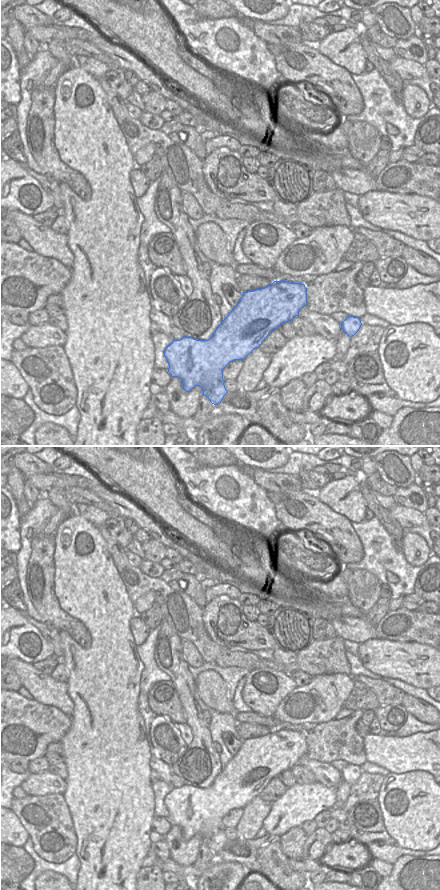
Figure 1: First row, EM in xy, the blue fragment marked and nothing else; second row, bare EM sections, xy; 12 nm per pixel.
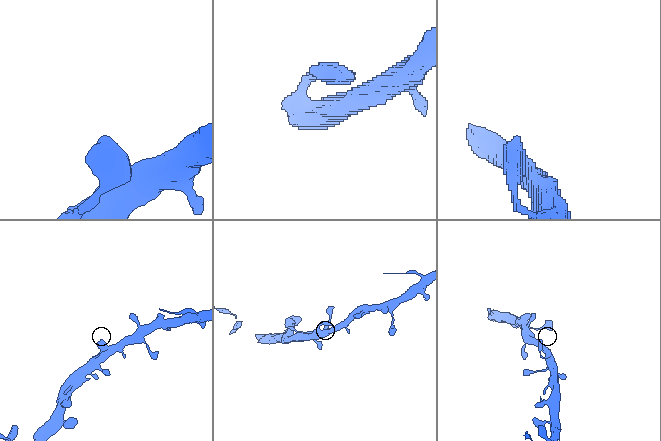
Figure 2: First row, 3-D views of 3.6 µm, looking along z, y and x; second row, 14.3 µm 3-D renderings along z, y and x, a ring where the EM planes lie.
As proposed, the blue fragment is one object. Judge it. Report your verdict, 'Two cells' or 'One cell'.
One cell

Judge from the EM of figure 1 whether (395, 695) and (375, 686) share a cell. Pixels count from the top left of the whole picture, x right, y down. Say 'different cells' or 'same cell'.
same cell

